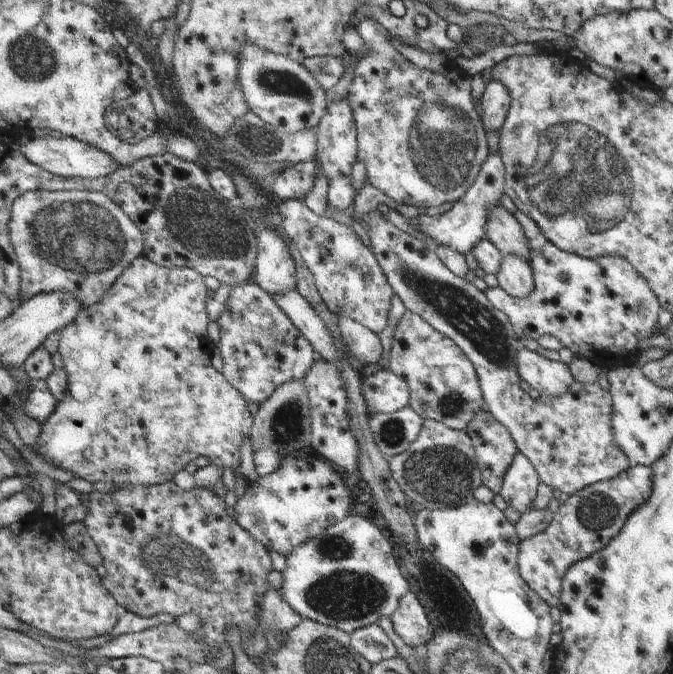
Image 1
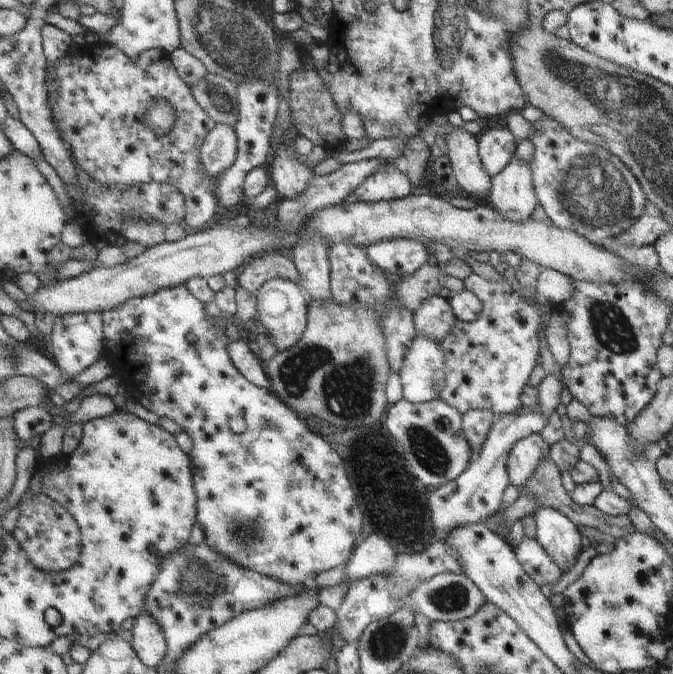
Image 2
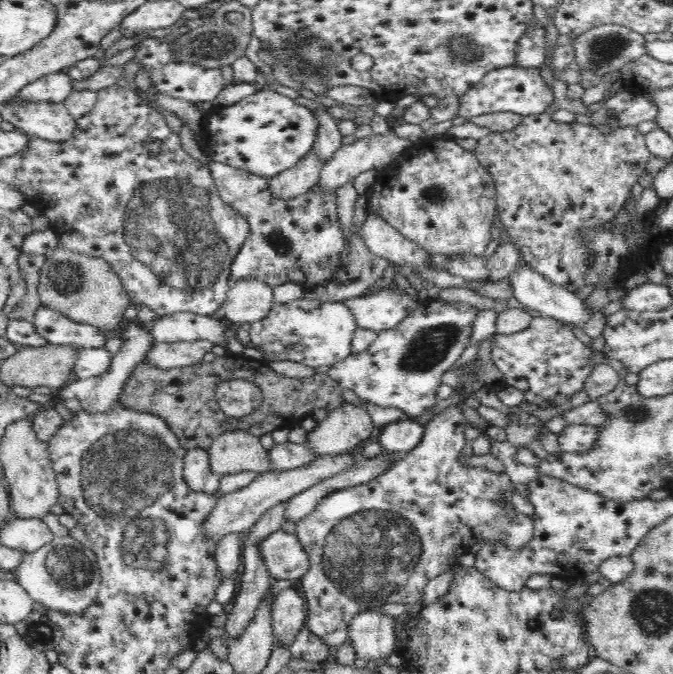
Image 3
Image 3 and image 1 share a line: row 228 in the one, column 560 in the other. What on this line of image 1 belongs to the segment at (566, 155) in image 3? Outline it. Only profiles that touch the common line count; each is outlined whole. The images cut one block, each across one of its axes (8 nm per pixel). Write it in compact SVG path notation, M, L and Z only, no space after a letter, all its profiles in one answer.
M635 465L611 480L598 482L568 496L553 514L547 530L521 543L518 563L527 584L547 604L558 607L561 584L569 567L605 548L623 530L631 513L651 496L652 484L652 466Z

